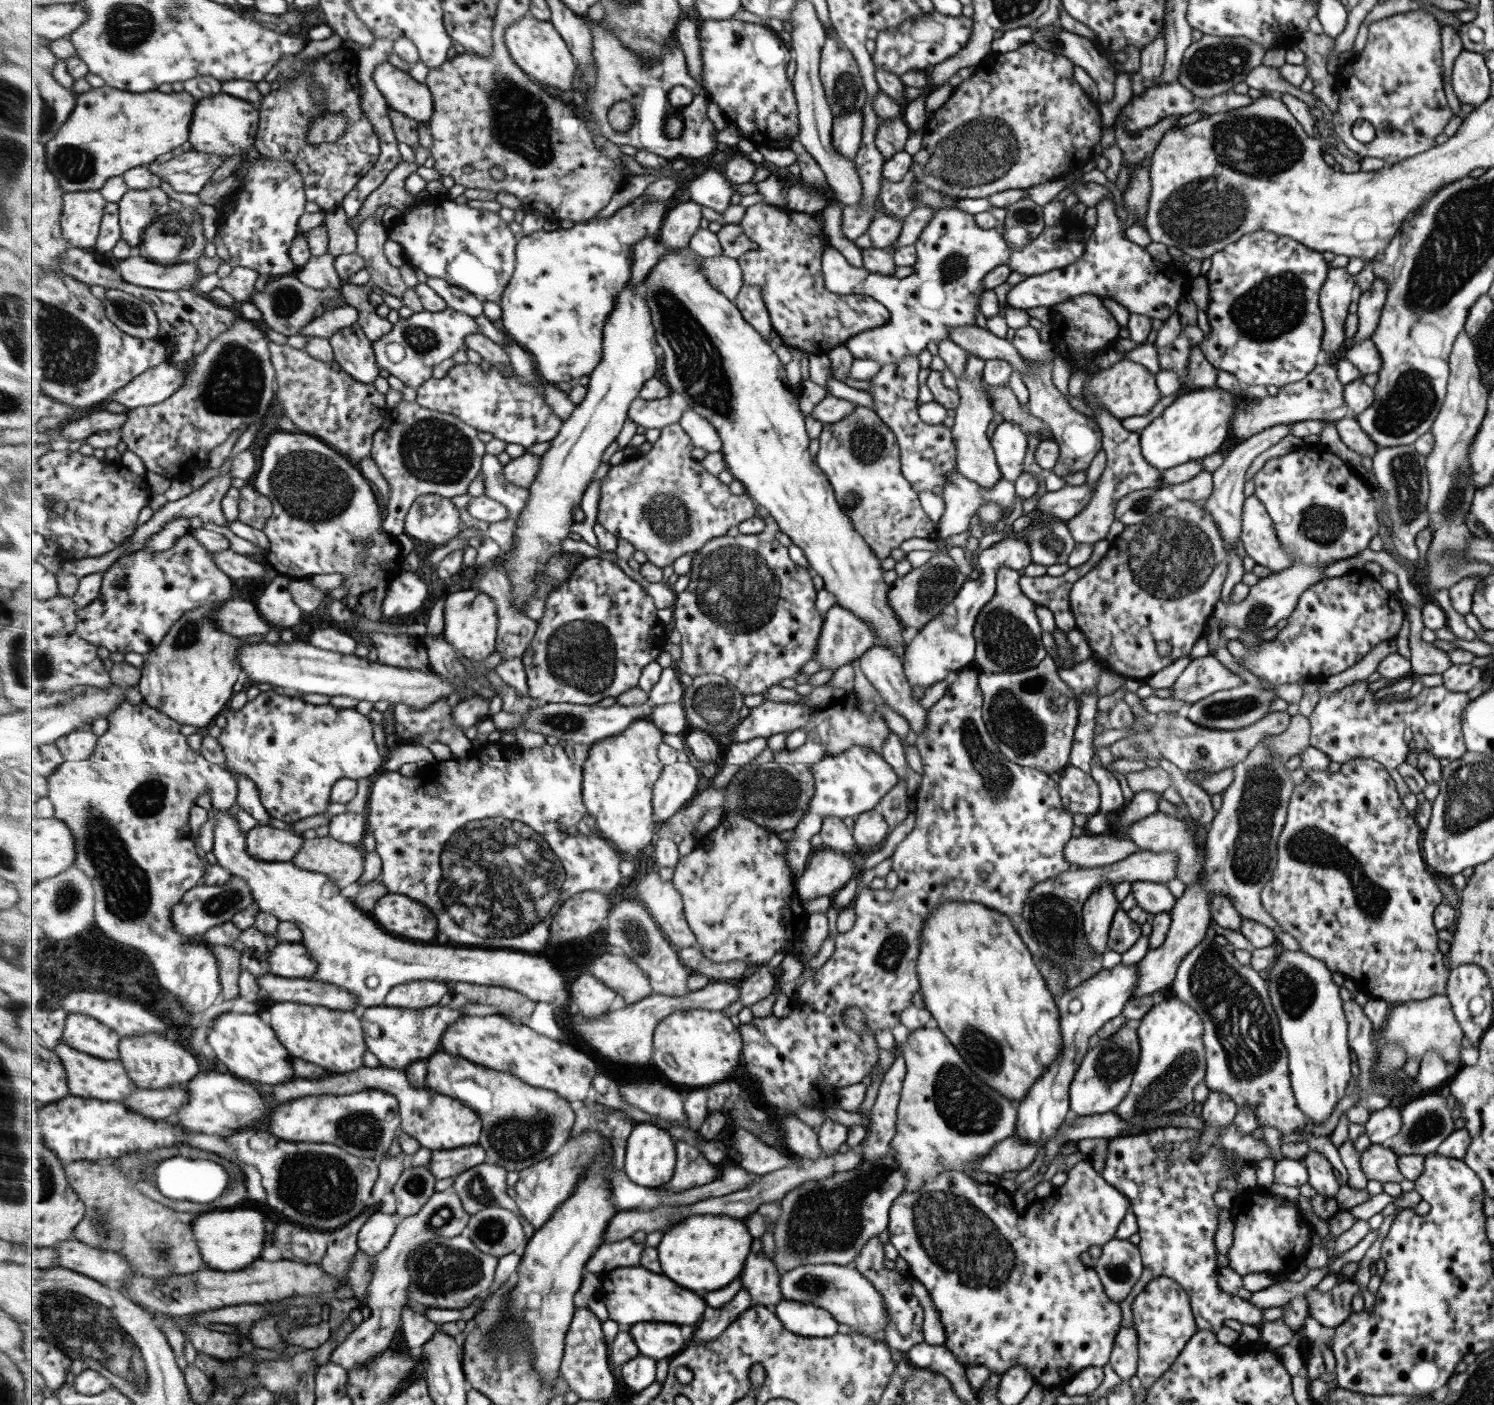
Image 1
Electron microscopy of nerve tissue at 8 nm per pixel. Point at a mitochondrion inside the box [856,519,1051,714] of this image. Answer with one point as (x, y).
(1007, 640)

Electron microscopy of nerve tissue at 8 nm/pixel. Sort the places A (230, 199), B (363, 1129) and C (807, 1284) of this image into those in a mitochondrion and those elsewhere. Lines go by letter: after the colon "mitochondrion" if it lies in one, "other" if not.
A: other
B: mitochondrion
C: mitochondrion

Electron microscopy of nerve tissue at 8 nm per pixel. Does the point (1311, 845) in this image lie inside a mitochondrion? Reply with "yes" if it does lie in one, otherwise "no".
yes

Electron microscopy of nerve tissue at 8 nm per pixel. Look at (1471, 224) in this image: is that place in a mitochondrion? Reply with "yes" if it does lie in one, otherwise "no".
yes

